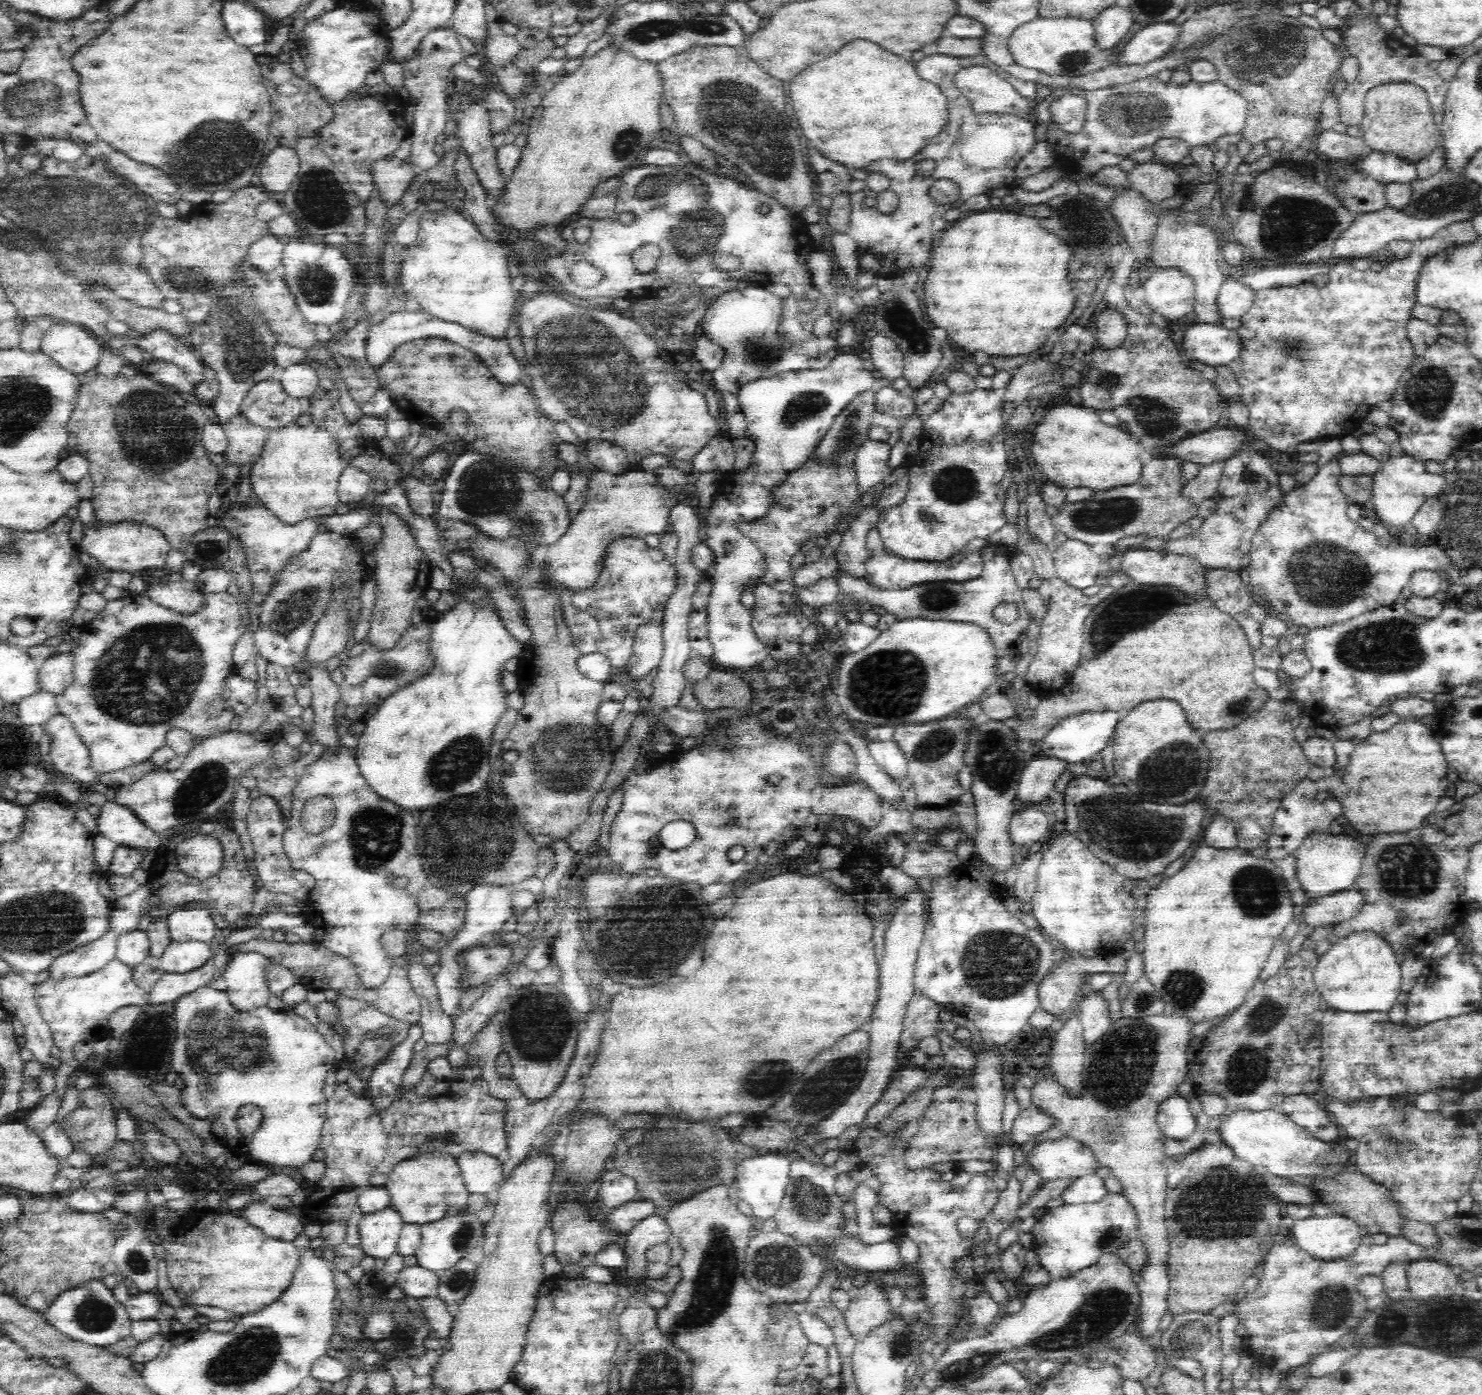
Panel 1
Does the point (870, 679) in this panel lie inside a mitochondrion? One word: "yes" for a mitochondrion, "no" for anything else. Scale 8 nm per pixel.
yes

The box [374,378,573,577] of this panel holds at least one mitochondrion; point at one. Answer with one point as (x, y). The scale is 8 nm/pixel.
(480, 492)

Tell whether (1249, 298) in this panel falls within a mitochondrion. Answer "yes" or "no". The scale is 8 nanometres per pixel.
no

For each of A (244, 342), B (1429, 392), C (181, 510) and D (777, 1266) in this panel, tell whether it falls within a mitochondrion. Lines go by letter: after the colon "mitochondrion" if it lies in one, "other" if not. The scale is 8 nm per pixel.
A: mitochondrion
B: mitochondrion
C: other
D: mitochondrion

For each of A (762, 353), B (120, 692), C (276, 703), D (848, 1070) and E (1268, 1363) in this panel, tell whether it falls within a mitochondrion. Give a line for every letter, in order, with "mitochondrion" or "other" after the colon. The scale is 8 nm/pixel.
A: mitochondrion
B: mitochondrion
C: other
D: mitochondrion
E: other

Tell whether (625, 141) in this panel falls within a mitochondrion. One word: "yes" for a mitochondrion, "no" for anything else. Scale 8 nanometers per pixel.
yes

